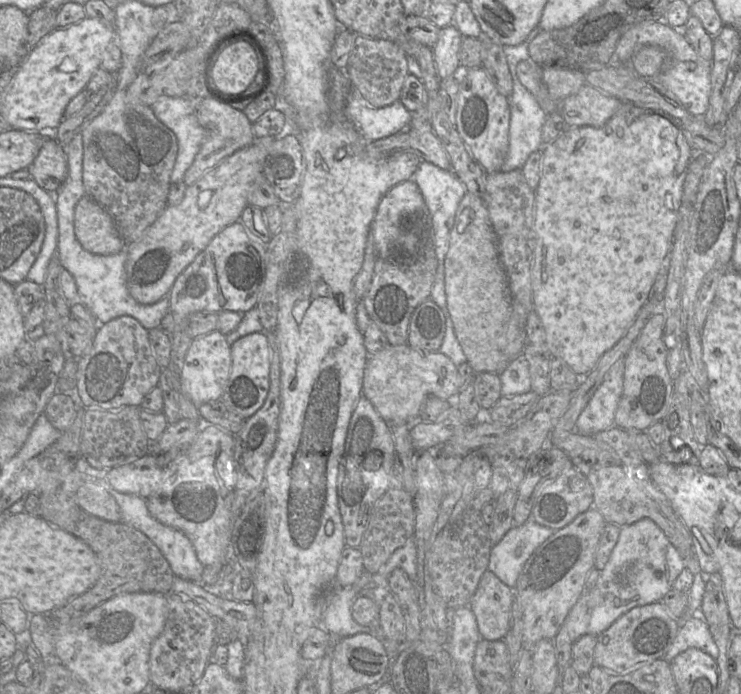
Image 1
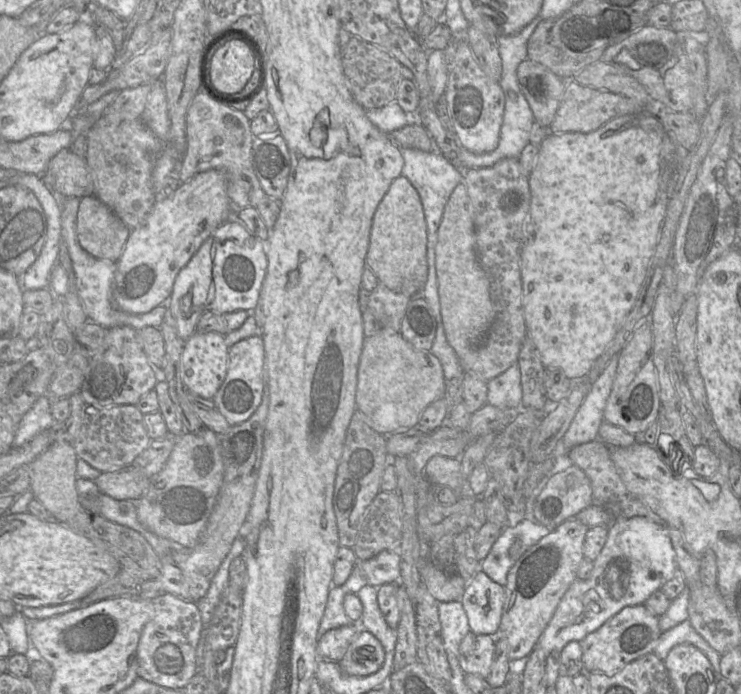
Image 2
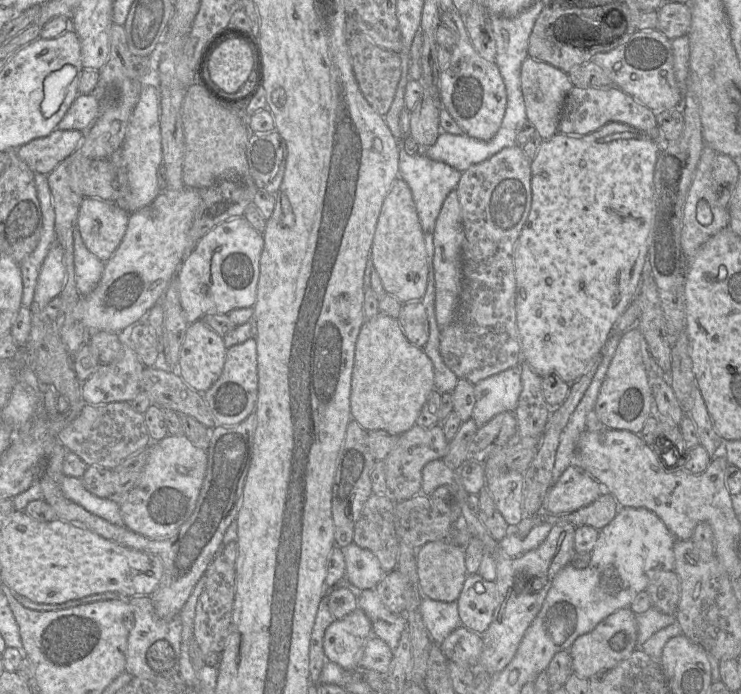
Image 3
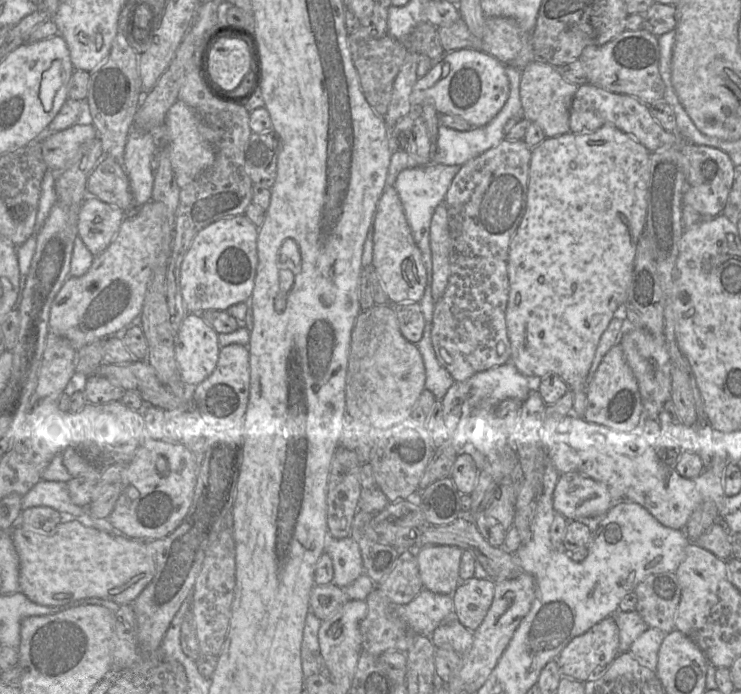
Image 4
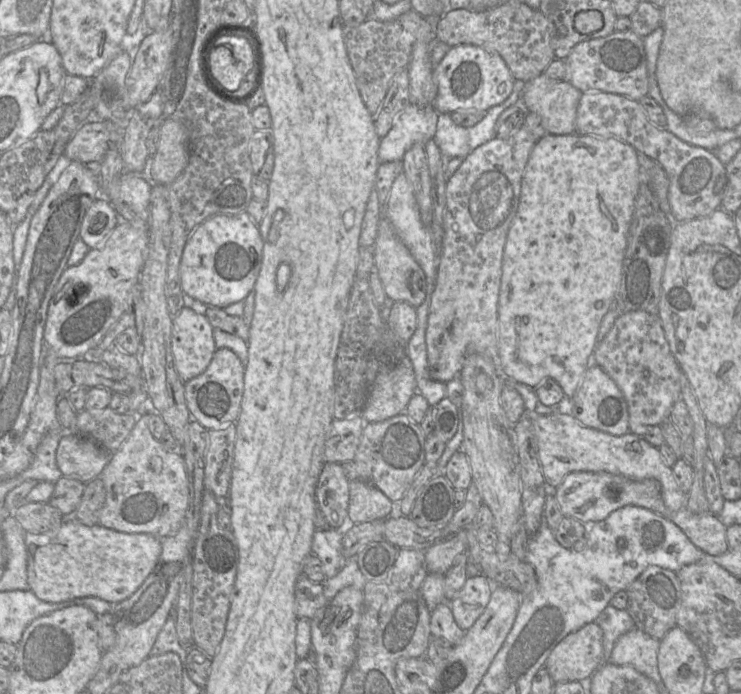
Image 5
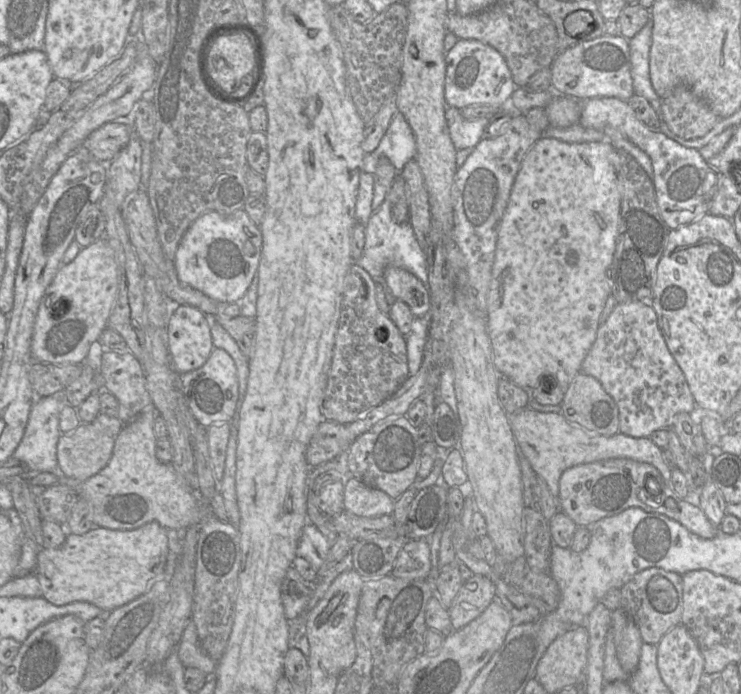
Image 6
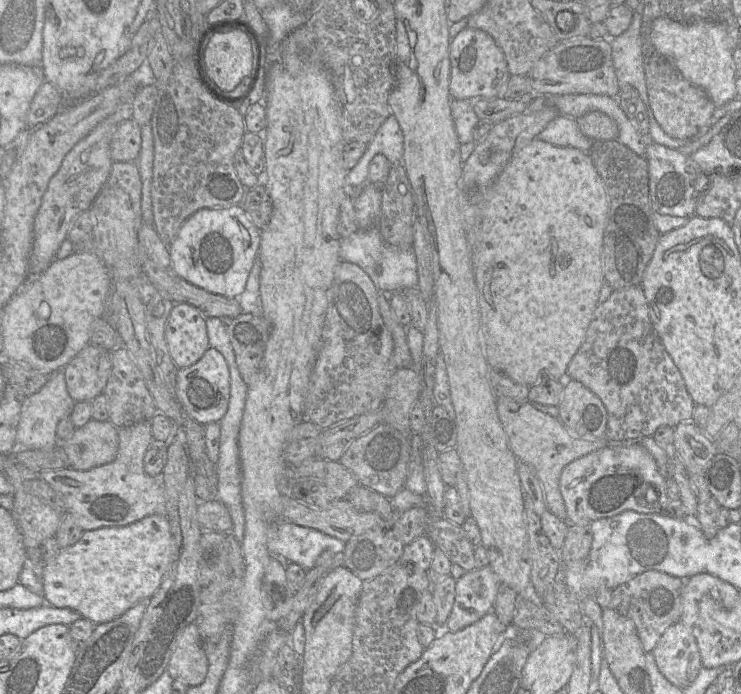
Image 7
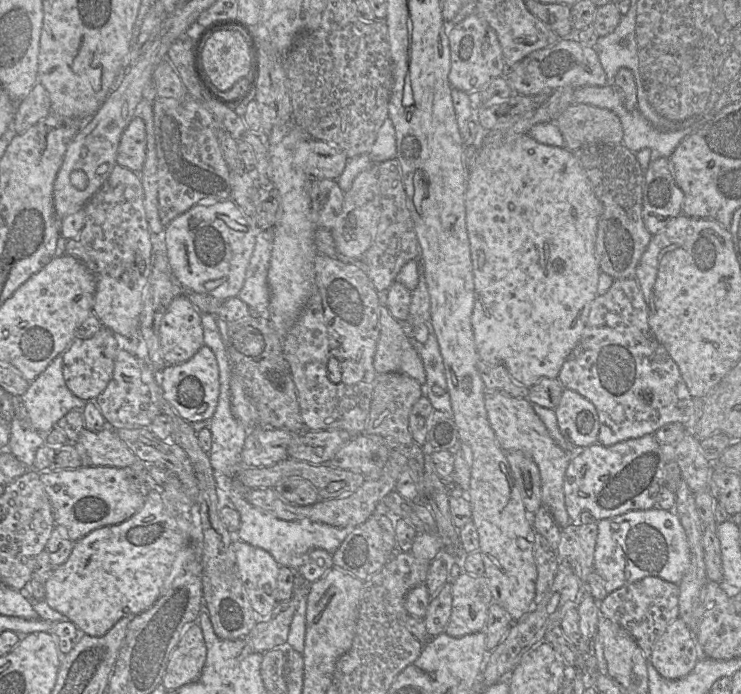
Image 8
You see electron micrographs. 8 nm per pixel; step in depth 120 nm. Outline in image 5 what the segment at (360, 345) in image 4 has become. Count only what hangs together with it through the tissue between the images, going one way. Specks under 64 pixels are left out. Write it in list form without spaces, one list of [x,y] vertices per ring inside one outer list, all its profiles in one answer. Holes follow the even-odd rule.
[[[405,355],[396,365],[378,373],[360,414],[365,422],[384,421],[405,412],[416,393],[413,365]]]

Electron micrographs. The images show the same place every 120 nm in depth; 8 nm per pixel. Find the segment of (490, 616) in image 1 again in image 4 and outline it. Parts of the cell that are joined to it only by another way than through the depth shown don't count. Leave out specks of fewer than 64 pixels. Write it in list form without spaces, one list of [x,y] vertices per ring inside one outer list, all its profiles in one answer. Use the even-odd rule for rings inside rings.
[[[472,577],[461,581],[451,595],[459,622],[470,631],[475,631],[484,620],[494,598],[495,585],[489,578]]]

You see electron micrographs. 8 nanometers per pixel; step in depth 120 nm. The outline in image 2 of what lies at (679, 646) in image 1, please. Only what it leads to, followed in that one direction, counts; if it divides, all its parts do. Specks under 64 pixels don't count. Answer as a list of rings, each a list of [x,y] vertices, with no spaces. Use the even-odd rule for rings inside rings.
[[[685,620],[668,631],[662,632],[653,649],[653,654],[664,661],[674,646],[683,643],[691,644],[702,651],[710,661],[716,674],[720,675],[721,655],[695,631],[689,620]]]

